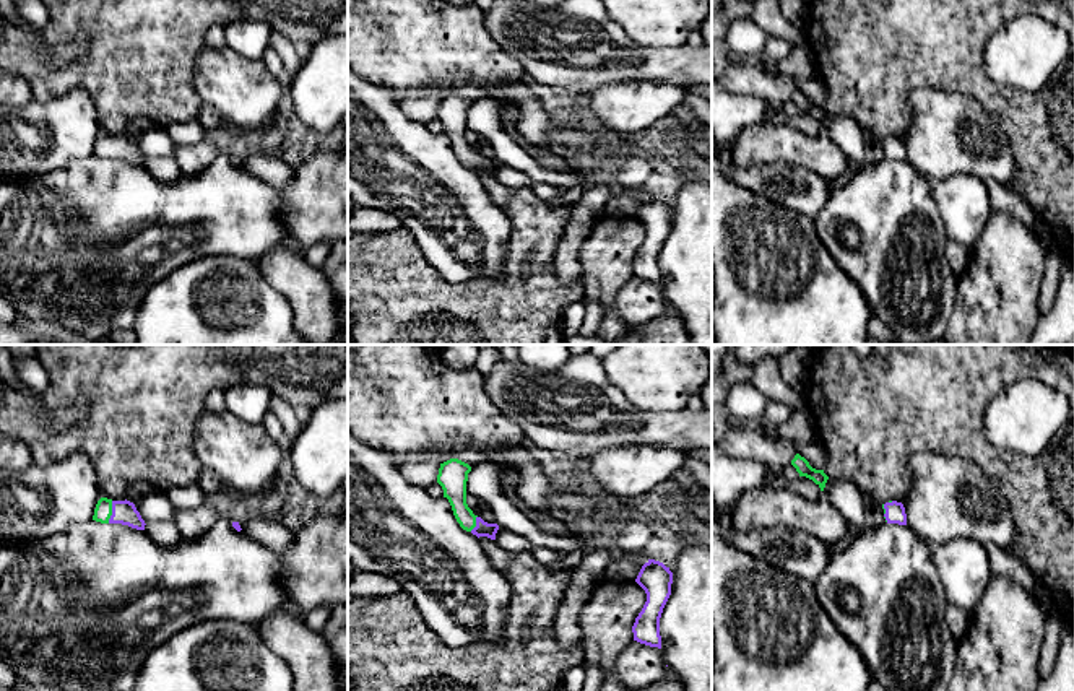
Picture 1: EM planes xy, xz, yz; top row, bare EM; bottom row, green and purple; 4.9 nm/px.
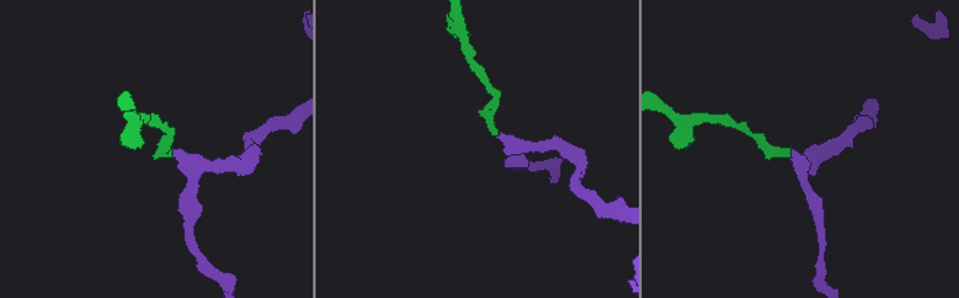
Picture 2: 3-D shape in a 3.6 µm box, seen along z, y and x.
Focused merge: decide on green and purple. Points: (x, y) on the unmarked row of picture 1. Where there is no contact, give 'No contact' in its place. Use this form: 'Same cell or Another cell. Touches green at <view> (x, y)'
Same cell. Touches green at xy (111, 148)

